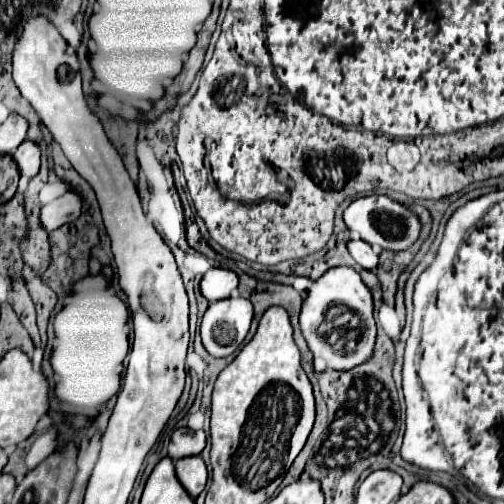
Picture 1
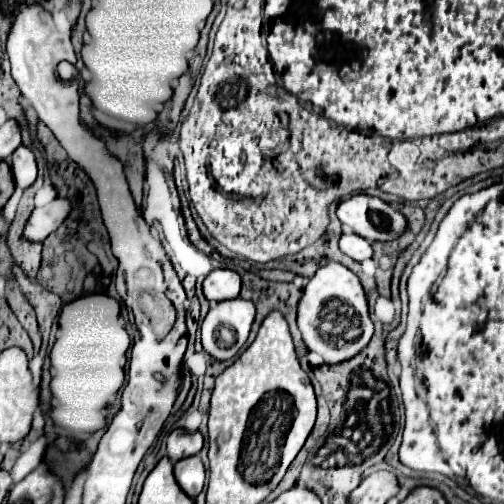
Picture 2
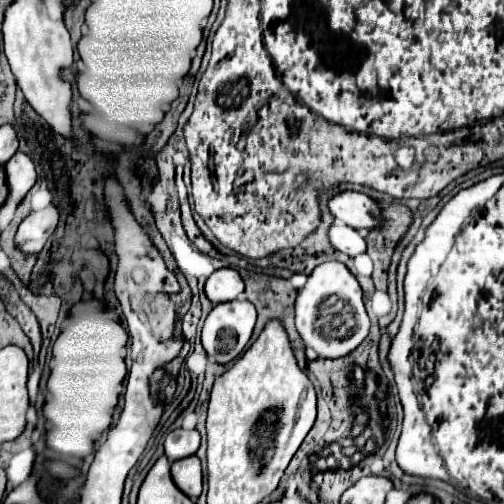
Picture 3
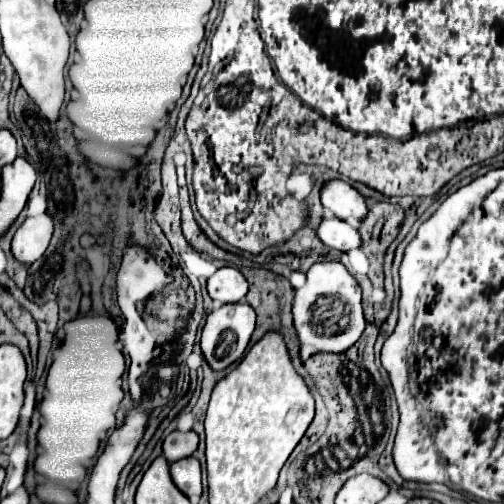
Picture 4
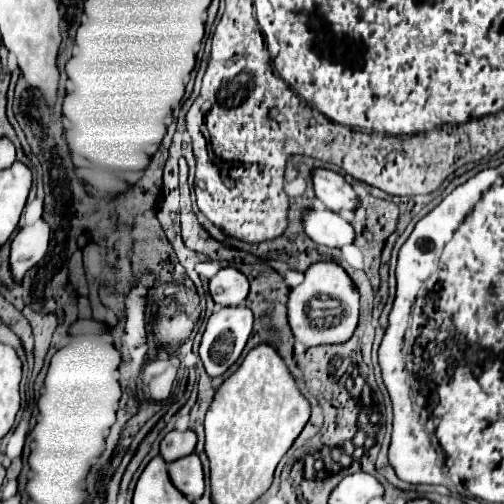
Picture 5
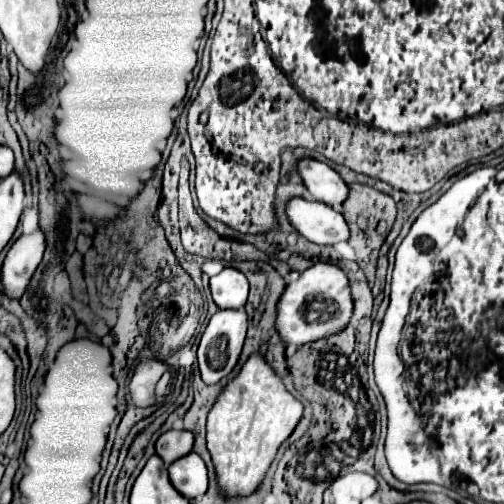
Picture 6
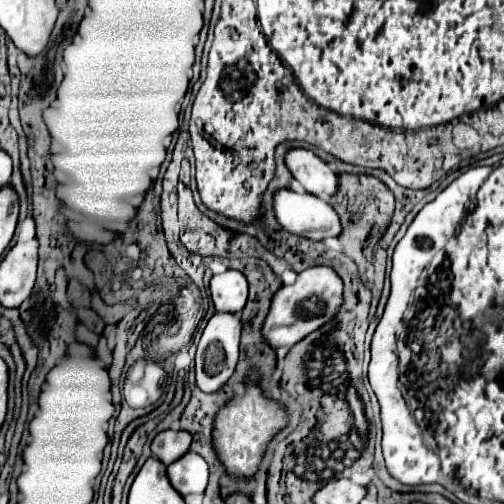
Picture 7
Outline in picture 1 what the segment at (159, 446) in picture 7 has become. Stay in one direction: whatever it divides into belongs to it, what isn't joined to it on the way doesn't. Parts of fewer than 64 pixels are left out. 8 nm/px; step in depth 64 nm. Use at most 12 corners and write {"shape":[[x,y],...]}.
{"shape":[[178,428],[168,456],[196,456],[206,446],[204,430]]}

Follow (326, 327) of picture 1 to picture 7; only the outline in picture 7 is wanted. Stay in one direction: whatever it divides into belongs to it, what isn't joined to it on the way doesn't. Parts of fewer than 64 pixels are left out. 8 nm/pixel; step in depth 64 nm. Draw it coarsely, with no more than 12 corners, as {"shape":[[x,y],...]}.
{"shape":[[312,266],[272,298],[264,338],[292,348],[332,322],[344,282]]}

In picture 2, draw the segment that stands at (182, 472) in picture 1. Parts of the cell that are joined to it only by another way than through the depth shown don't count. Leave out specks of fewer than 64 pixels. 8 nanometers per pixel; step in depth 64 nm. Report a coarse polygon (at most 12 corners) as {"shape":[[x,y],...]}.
{"shape":[[200,456],[176,462],[174,476],[190,498],[202,492],[206,476]]}

